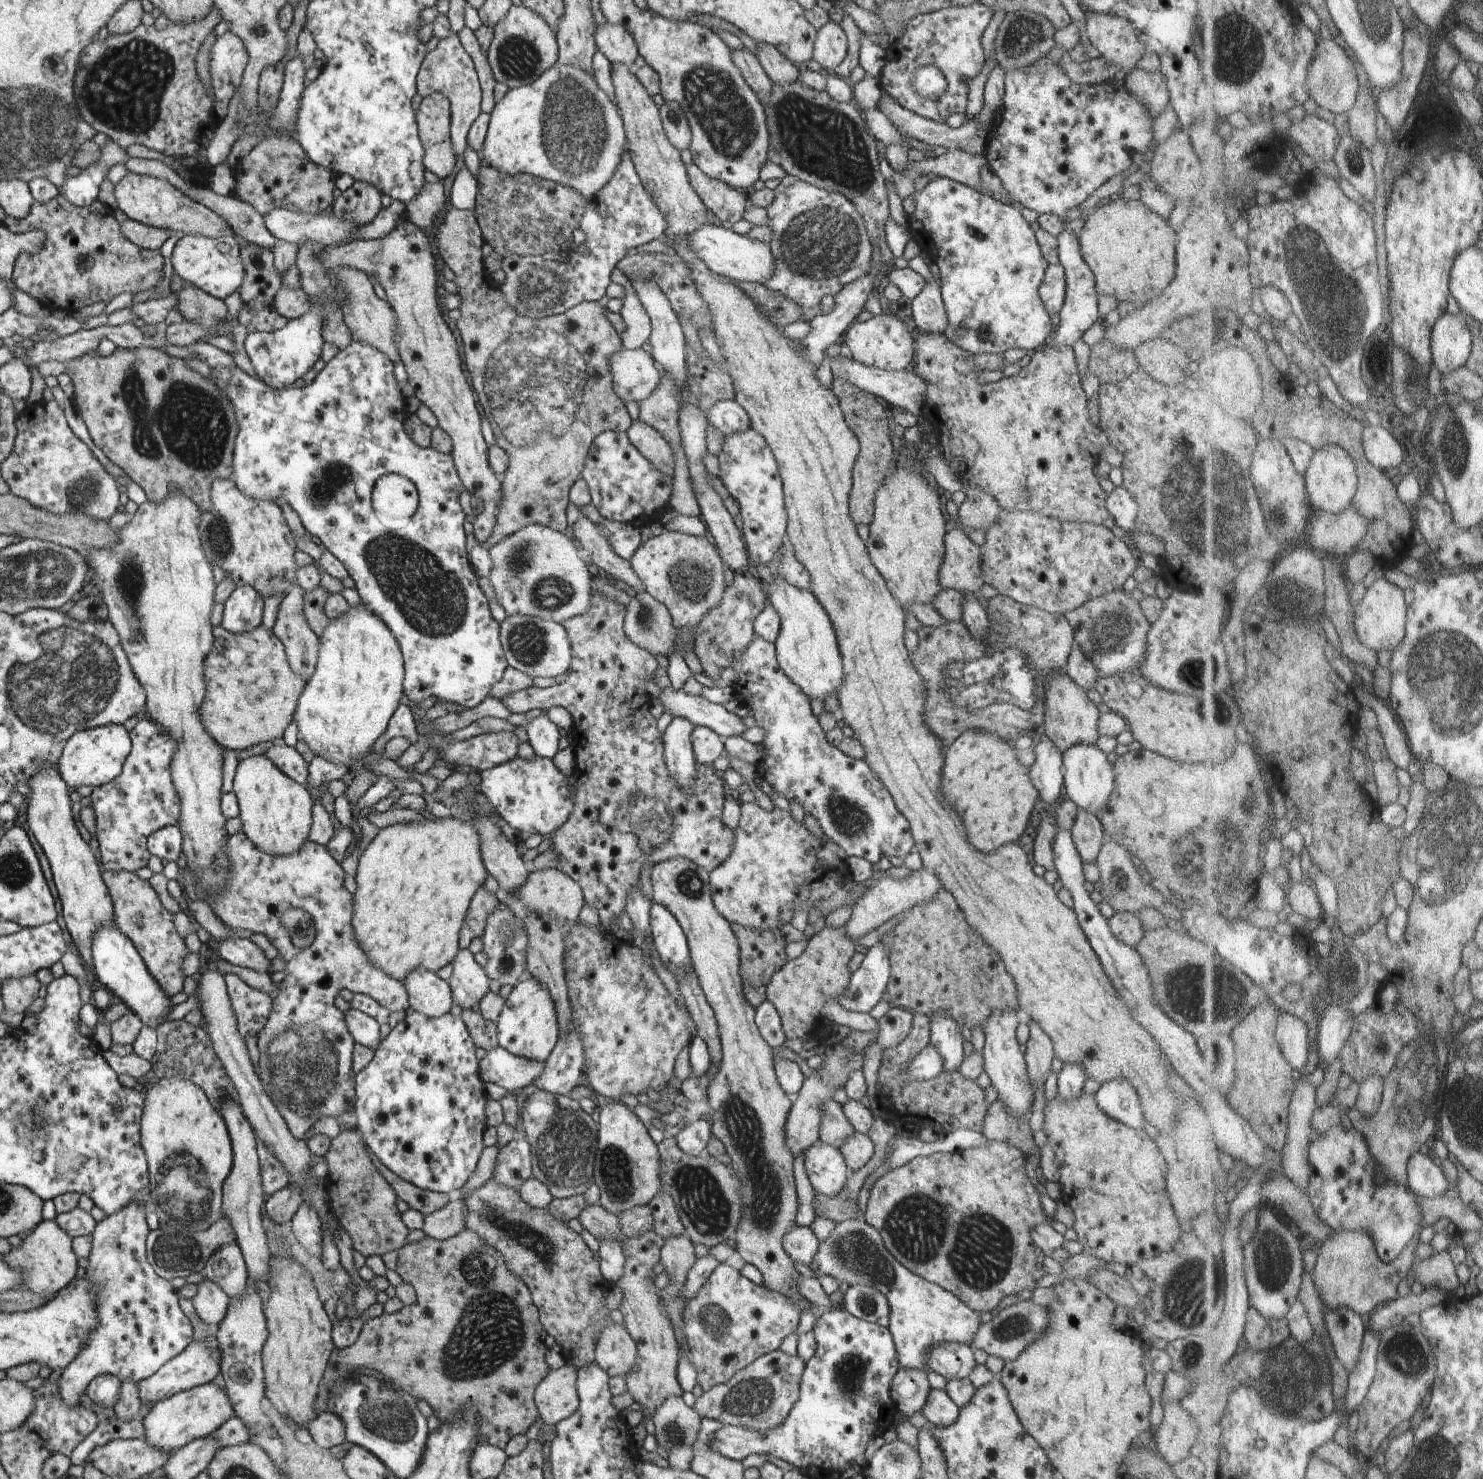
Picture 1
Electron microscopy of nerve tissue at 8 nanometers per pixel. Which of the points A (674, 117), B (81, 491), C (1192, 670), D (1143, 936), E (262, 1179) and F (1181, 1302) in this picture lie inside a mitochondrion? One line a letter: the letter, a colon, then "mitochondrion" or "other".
A: mitochondrion
B: mitochondrion
C: mitochondrion
D: other
E: other
F: mitochondrion

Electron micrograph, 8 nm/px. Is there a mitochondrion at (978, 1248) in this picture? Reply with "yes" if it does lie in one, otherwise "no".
yes

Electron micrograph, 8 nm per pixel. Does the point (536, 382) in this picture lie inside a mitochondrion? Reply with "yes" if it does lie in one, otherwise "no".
yes

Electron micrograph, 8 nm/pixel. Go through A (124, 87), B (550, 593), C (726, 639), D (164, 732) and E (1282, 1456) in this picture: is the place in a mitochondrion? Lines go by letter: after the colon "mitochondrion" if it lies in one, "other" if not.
A: mitochondrion
B: mitochondrion
C: other
D: other
E: other

